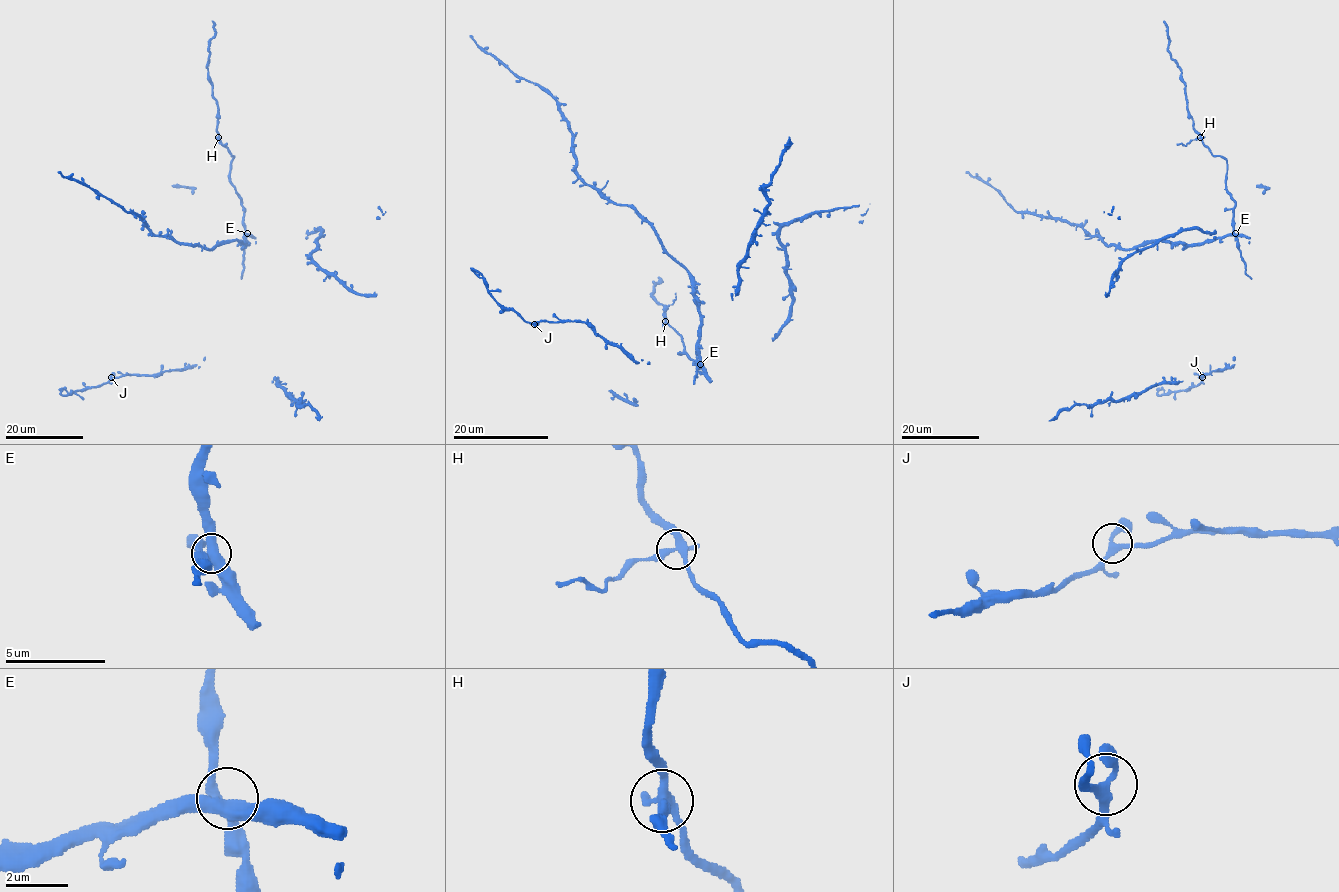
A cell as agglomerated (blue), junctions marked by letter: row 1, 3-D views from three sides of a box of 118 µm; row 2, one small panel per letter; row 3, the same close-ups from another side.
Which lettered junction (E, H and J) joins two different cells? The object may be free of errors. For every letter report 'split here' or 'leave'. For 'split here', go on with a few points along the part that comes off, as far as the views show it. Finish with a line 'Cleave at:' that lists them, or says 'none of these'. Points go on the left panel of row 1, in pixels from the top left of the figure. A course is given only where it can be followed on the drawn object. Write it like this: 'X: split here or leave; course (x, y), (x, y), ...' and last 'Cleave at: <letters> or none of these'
E: leave
H: split here
J: leave
Cleave at: H

